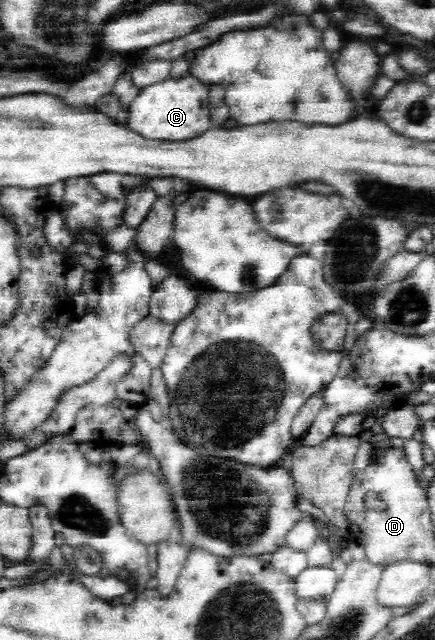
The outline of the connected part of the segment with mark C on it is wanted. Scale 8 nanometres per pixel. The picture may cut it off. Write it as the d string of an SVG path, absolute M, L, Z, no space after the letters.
M186 74L160 80L140 89L132 103L129 103L127 126L148 139L190 139L212 125L208 111L208 87L196 77Z

